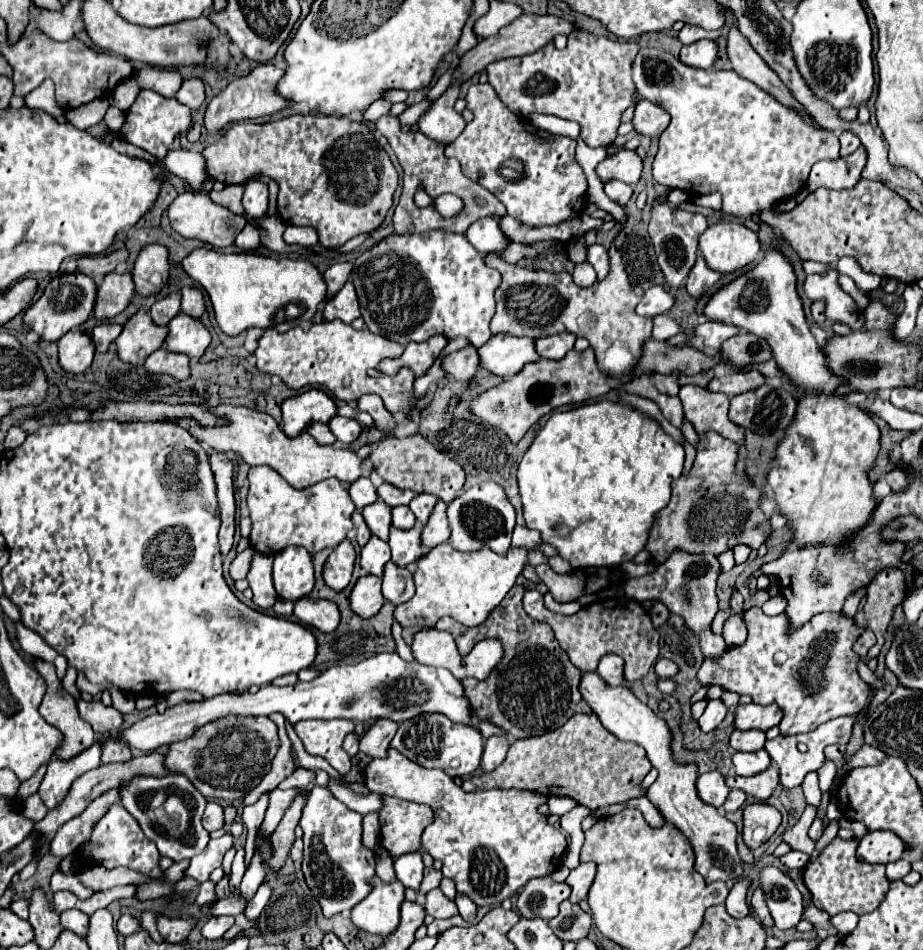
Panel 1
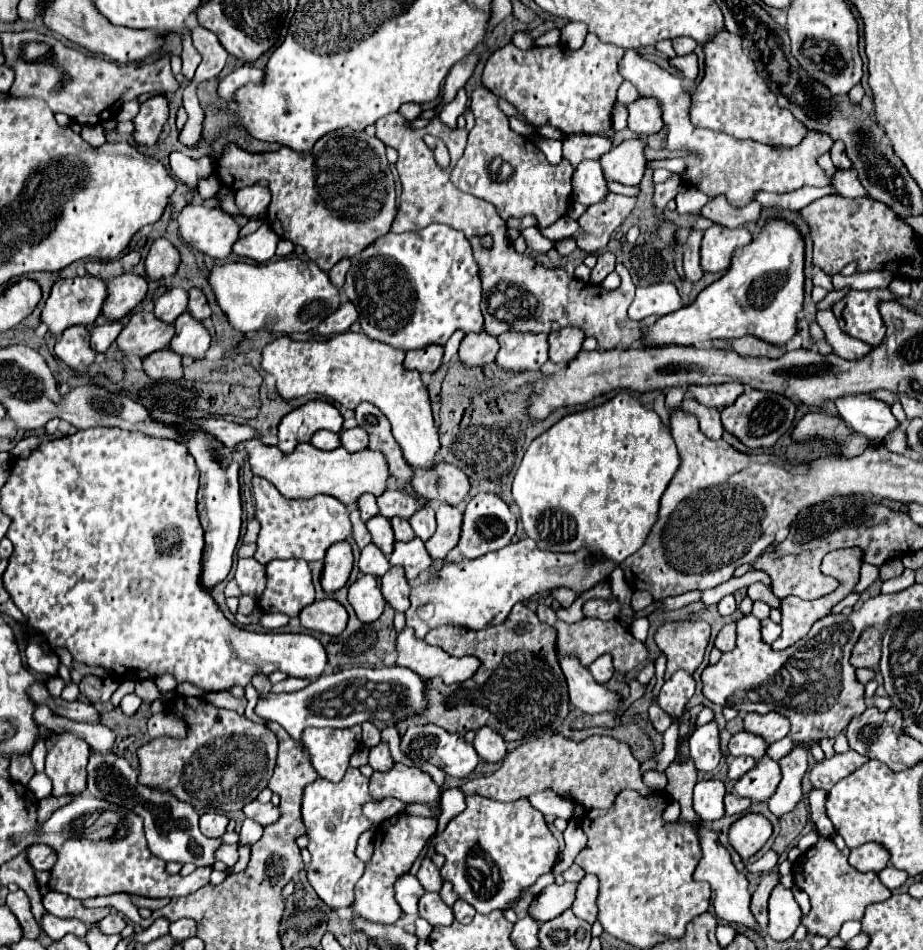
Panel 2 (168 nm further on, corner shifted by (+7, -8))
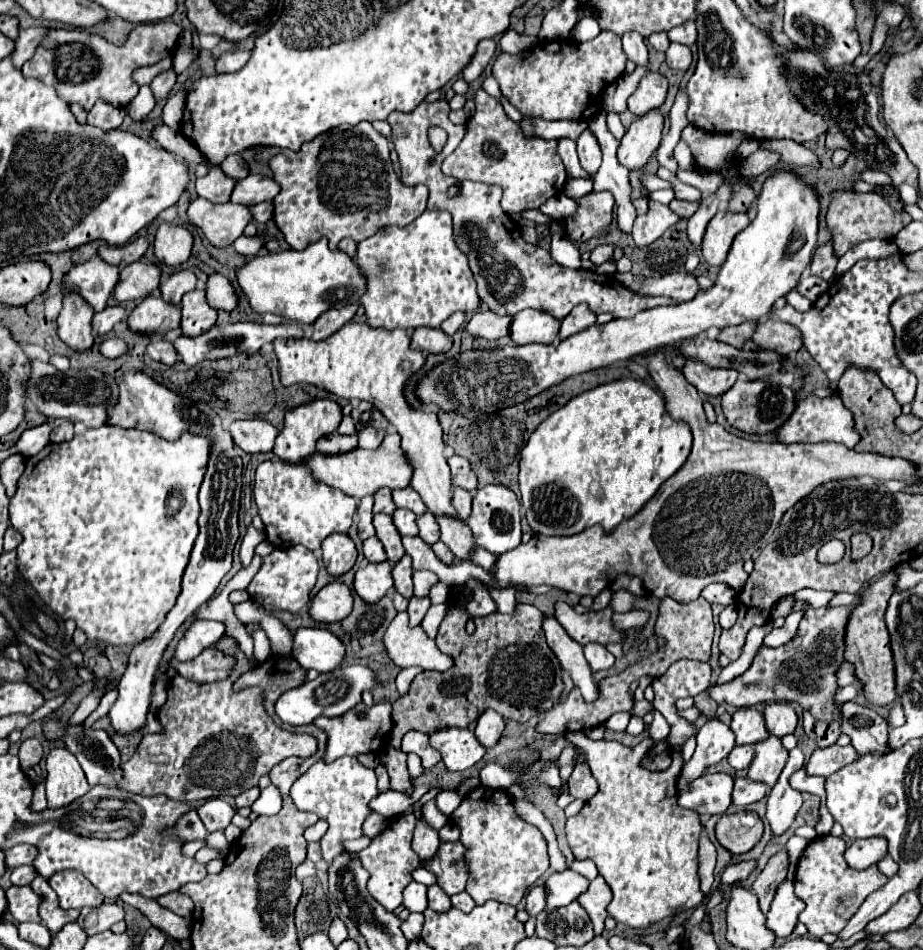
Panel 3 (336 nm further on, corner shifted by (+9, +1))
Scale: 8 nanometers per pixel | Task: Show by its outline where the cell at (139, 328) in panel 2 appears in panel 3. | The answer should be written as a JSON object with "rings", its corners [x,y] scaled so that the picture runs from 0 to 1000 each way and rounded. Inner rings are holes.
{"rings":[[[157,313],[140,332],[138,342],[146,351],[155,353],[179,353],[194,344],[196,327],[194,323],[179,319],[174,313]]]}

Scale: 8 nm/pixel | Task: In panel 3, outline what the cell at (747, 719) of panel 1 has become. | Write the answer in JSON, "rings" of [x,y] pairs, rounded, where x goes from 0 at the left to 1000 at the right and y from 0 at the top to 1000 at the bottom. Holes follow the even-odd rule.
{"rings":[[[833,740],[827,746],[829,765],[835,774],[848,776],[853,772],[859,772],[863,765],[863,753],[855,740]]]}

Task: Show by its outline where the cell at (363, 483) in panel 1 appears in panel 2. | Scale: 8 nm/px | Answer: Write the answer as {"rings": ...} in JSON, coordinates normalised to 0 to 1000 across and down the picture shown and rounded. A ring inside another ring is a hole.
{"rings":[[[393,520],[387,528],[389,537],[391,537],[391,545],[395,545],[395,549],[404,543],[411,541],[411,535],[408,535],[408,524],[404,520]]]}

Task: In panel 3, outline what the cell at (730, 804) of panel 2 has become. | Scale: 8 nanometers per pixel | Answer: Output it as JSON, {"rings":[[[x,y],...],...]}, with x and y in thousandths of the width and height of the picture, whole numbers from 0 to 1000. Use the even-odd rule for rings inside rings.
{"rings":[[[798,818],[796,828],[794,828],[794,847],[814,847],[827,841],[829,835],[831,835],[831,828],[827,824]]]}

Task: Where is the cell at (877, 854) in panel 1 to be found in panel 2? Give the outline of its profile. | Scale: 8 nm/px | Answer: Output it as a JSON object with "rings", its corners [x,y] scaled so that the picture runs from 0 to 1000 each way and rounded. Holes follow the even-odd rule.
{"rings":[[[939,886],[937,891],[922,895],[920,909],[931,918],[952,918],[963,912],[963,897],[950,886]]]}

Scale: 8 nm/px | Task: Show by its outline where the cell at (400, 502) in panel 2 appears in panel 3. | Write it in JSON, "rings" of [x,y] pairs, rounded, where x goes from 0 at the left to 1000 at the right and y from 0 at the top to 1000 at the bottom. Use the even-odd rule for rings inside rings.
{"rings":[[[441,513],[441,515],[428,515],[424,521],[426,521],[426,527],[428,527],[430,534],[445,536],[450,542],[458,542],[463,538],[463,534],[456,527],[454,519],[450,519],[445,513]]]}

